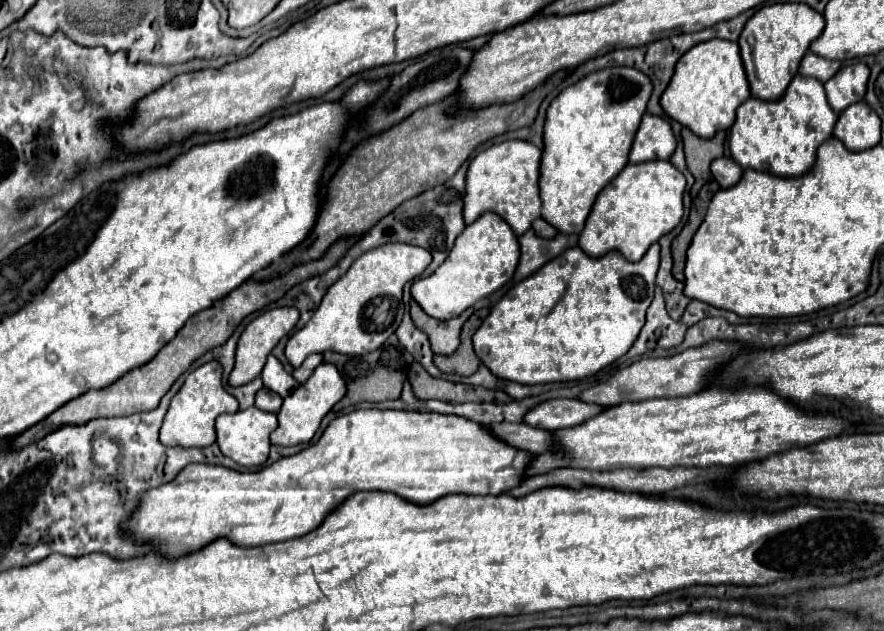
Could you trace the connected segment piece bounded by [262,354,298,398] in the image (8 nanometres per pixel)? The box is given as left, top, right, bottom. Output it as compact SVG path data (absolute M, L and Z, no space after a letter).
M268 356L268 362L262 370L262 380L264 380L264 386L270 388L272 392L278 392L282 398L286 398L296 386L298 382L294 380L292 374L288 374L284 370L284 366L280 364L280 360L276 356Z

